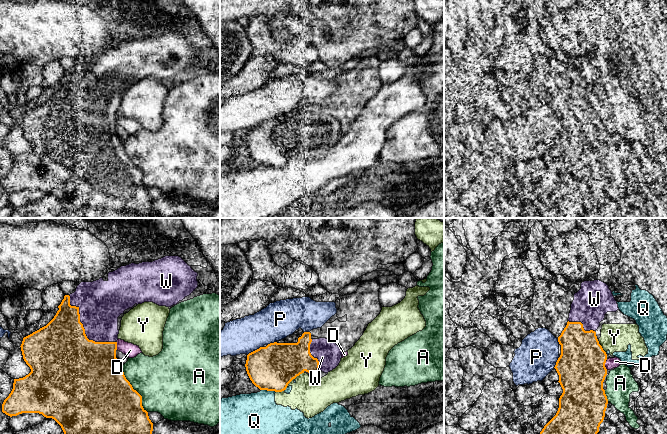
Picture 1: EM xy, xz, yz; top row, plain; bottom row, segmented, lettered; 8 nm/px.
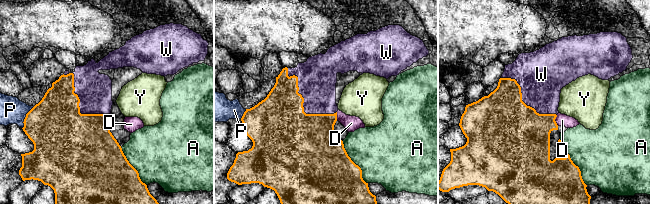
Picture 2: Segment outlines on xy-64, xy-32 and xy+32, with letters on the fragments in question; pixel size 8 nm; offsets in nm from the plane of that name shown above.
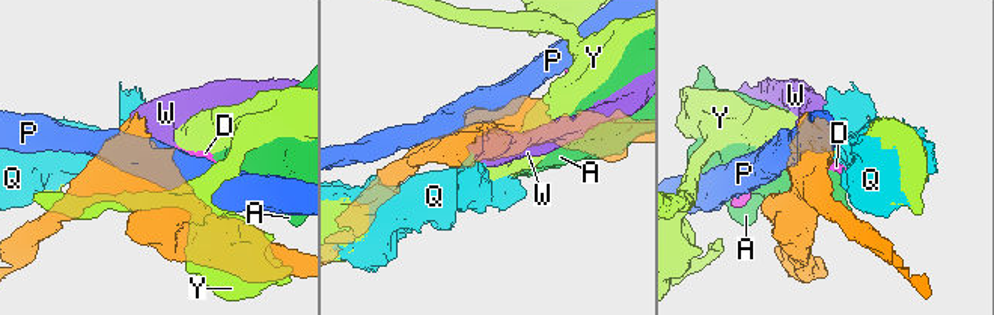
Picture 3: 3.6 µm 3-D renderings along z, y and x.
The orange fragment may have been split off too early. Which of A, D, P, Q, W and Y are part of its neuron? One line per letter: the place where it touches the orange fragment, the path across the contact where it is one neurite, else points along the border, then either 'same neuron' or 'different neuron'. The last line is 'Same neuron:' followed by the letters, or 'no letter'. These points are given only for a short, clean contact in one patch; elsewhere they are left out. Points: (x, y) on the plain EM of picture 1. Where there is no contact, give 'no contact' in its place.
A: xy (133, 165) | different neuron
D: yz (604, 141) | different neuron
P: xz (255, 126) | different neuron
Q: xz (268, 166) | different neuron
W: xy (84, 105) | same neuron
Y: xz (294, 154) | different neuron
Same neuron: W

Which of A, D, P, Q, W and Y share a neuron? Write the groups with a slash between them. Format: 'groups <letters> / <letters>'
groups A / D / P / Q Y / W

